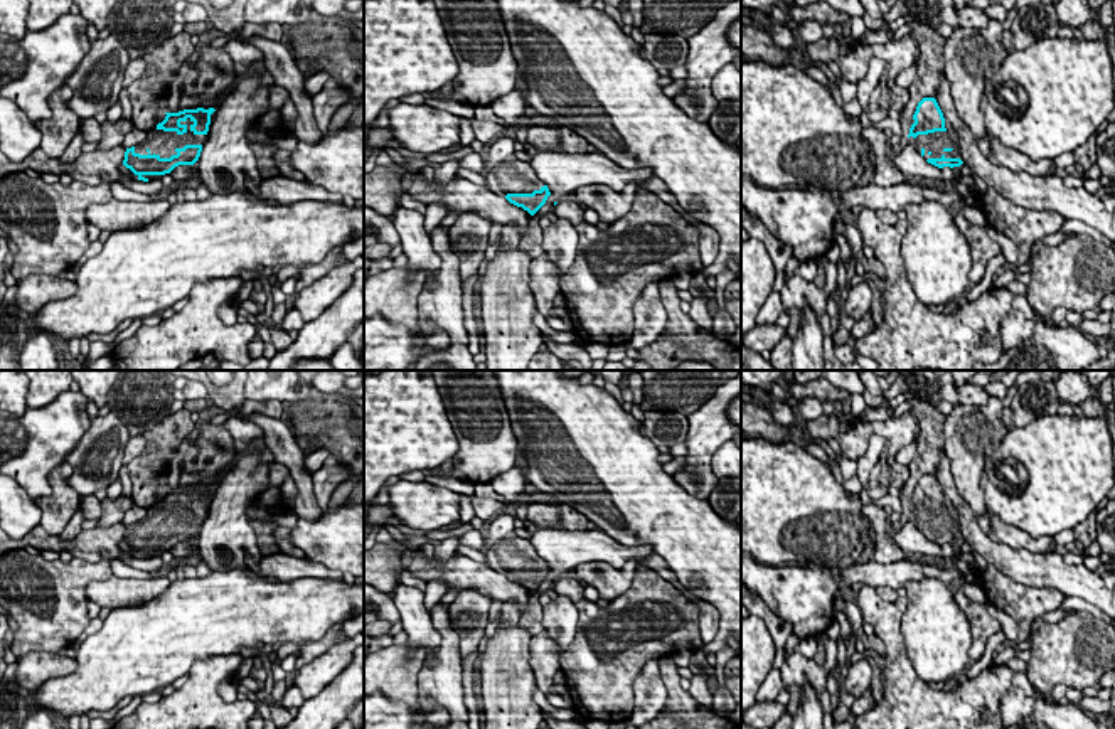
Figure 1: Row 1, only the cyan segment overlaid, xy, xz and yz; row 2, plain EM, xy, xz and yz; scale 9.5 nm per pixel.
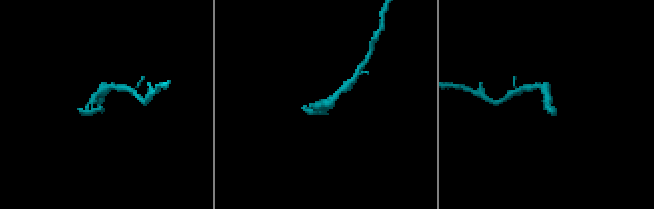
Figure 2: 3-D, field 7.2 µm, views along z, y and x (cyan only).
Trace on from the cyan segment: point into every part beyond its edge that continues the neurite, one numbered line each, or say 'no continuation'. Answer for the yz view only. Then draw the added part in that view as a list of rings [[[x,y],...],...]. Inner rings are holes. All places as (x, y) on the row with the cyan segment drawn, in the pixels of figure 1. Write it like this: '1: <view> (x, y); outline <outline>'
1: yz (935, 142); outline [[[935,131],[928,135],[918,135],[916,138],[908,138],[910,145],[925,158],[960,158],[962,153],[958,146],[953,145],[948,131]]]

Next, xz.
1: xz (512, 175); outline [[[515,155],[505,157],[504,162],[485,173],[485,187],[502,197],[507,194],[532,194],[544,185],[532,167]]]

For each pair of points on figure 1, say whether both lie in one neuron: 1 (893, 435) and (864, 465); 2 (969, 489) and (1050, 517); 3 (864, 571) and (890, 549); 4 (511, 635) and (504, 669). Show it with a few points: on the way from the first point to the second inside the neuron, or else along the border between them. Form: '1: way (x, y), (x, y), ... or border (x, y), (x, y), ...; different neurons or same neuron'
1: border (886, 438), (873, 436), (869, 446), (854, 460); different neurons
2: border (984, 458), (981, 489), (987, 507); different neurons
3: border (873, 558), (876, 561), (910, 559), (915, 563); different neurons
4: way (511, 643), (506, 660); same neuron

